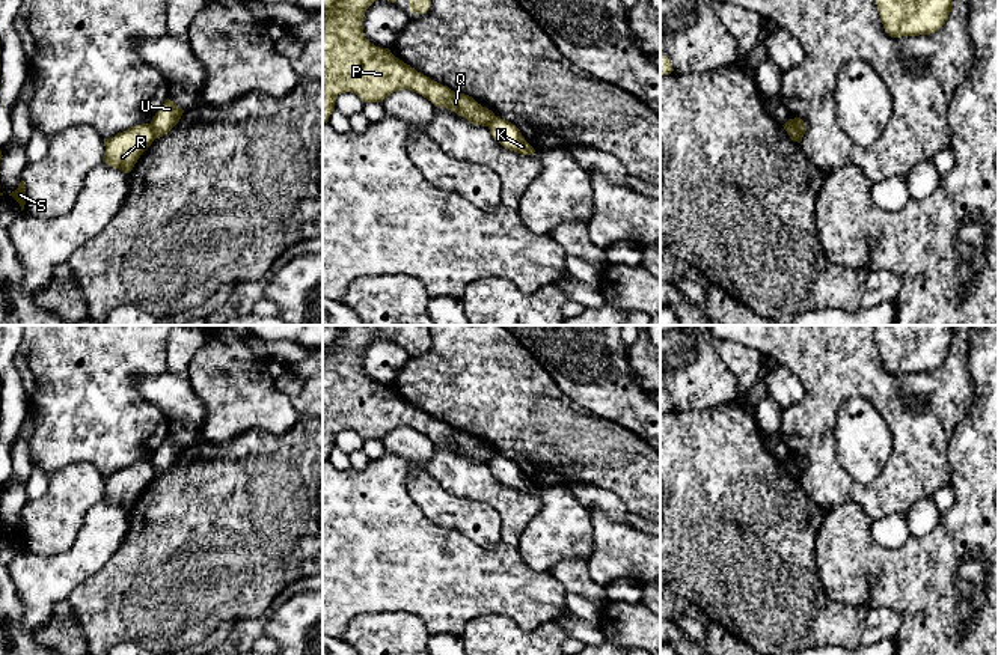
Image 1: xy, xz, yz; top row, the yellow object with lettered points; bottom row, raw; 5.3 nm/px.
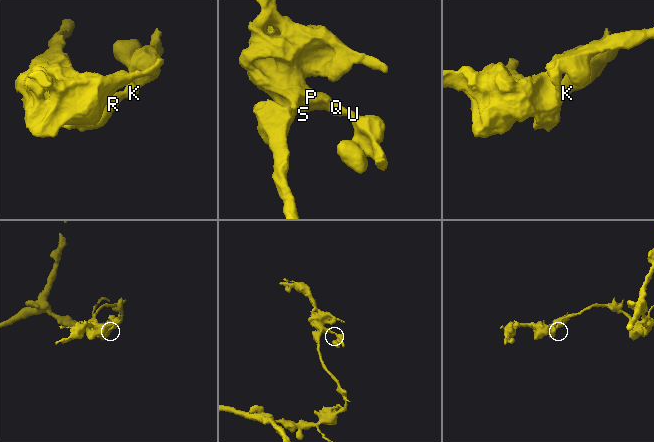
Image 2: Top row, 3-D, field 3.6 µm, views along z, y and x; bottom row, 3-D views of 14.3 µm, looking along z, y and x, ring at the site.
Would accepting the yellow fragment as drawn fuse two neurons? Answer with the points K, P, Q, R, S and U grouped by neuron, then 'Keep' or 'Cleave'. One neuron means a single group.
Groups: K U / P Q R S. Cleave

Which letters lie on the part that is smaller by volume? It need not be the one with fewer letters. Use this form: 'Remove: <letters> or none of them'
Remove: K, U

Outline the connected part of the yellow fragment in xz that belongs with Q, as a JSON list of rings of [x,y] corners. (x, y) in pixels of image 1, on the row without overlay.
[[[323,325],[323,461],[329,459],[341,431],[356,431],[363,440],[383,440],[390,431],[409,426],[431,438],[434,444],[445,444],[467,456],[473,462],[488,464],[494,450],[472,434],[457,431],[410,402],[395,395],[389,385],[371,381],[362,358],[366,346],[378,336],[396,339],[409,337],[413,351],[427,351],[431,343],[428,325]]]

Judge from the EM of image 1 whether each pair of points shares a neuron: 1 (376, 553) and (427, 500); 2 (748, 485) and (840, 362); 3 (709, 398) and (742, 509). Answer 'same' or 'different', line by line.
1: different
2: different
3: different

